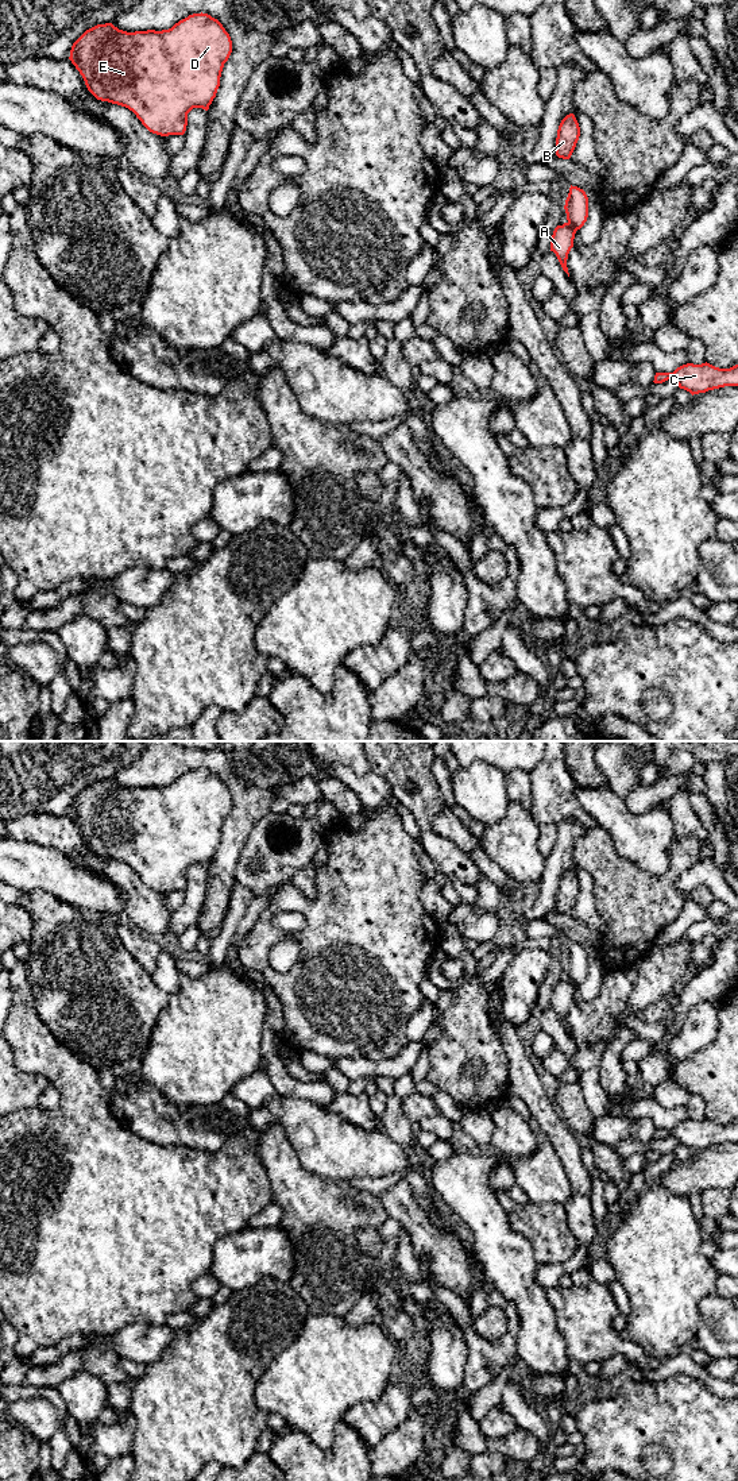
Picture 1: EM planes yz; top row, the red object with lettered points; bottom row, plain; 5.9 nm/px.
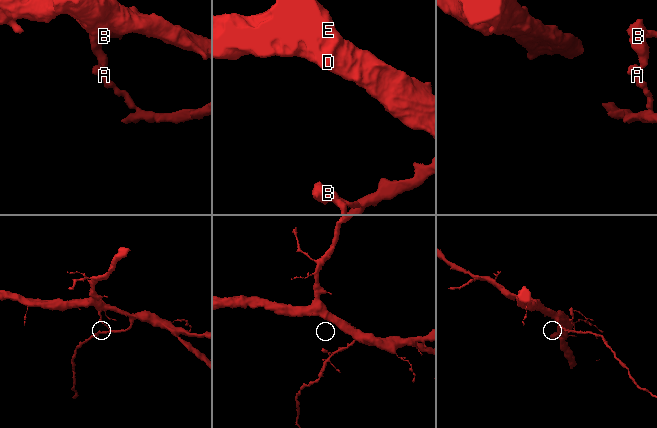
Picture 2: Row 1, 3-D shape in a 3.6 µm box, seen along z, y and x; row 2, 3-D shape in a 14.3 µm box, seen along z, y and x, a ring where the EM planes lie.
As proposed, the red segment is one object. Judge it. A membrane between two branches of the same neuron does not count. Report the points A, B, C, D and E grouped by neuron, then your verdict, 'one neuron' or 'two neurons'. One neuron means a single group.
groups A C D E / B; two neurons

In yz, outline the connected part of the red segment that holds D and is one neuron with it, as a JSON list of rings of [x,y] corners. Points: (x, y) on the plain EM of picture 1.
[[[193,770],[169,786],[119,786],[112,779],[86,786],[72,802],[69,815],[82,832],[88,846],[101,857],[117,860],[132,867],[142,880],[161,892],[183,891],[188,869],[193,864],[209,865],[220,842],[224,819],[232,809],[232,797],[223,780],[208,770]]]

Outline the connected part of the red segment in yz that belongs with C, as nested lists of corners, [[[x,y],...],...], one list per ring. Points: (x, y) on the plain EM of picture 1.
[[[707,1118],[702,1121],[687,1119],[673,1129],[656,1129],[653,1138],[662,1139],[668,1135],[675,1137],[680,1145],[693,1152],[725,1142],[738,1142],[738,1121],[719,1125]]]

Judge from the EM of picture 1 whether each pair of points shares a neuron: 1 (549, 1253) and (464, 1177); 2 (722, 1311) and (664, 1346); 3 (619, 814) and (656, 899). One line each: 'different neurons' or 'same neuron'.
1: different neurons
2: different neurons
3: different neurons

